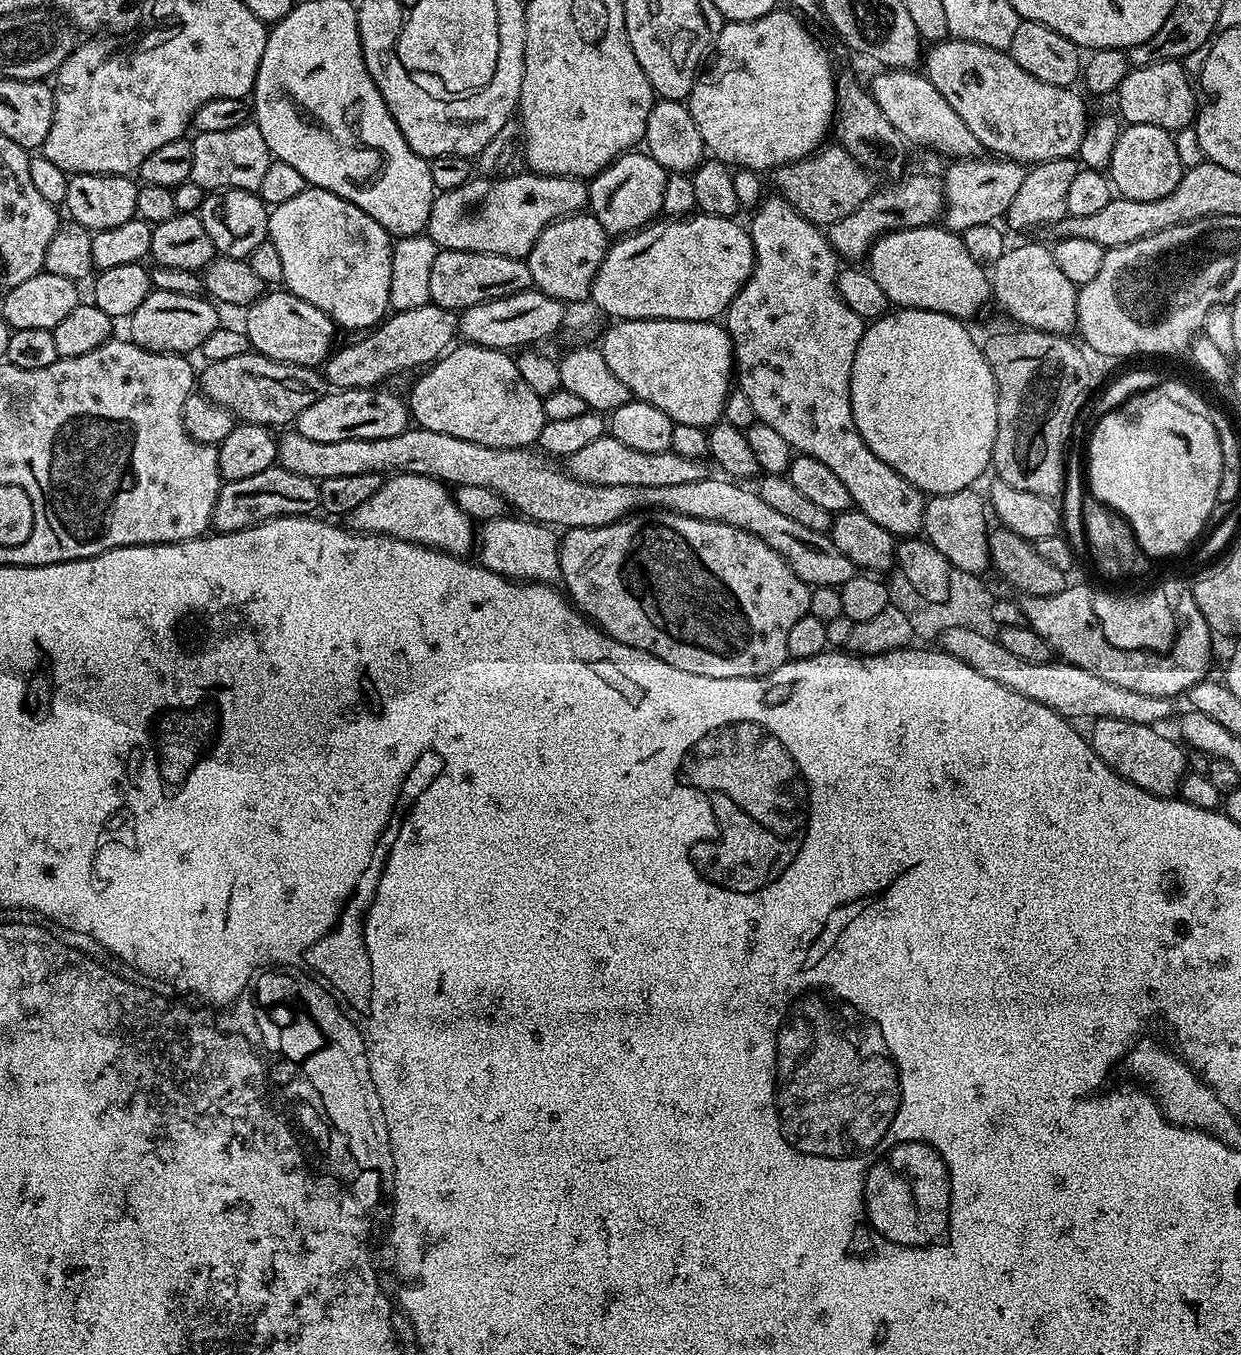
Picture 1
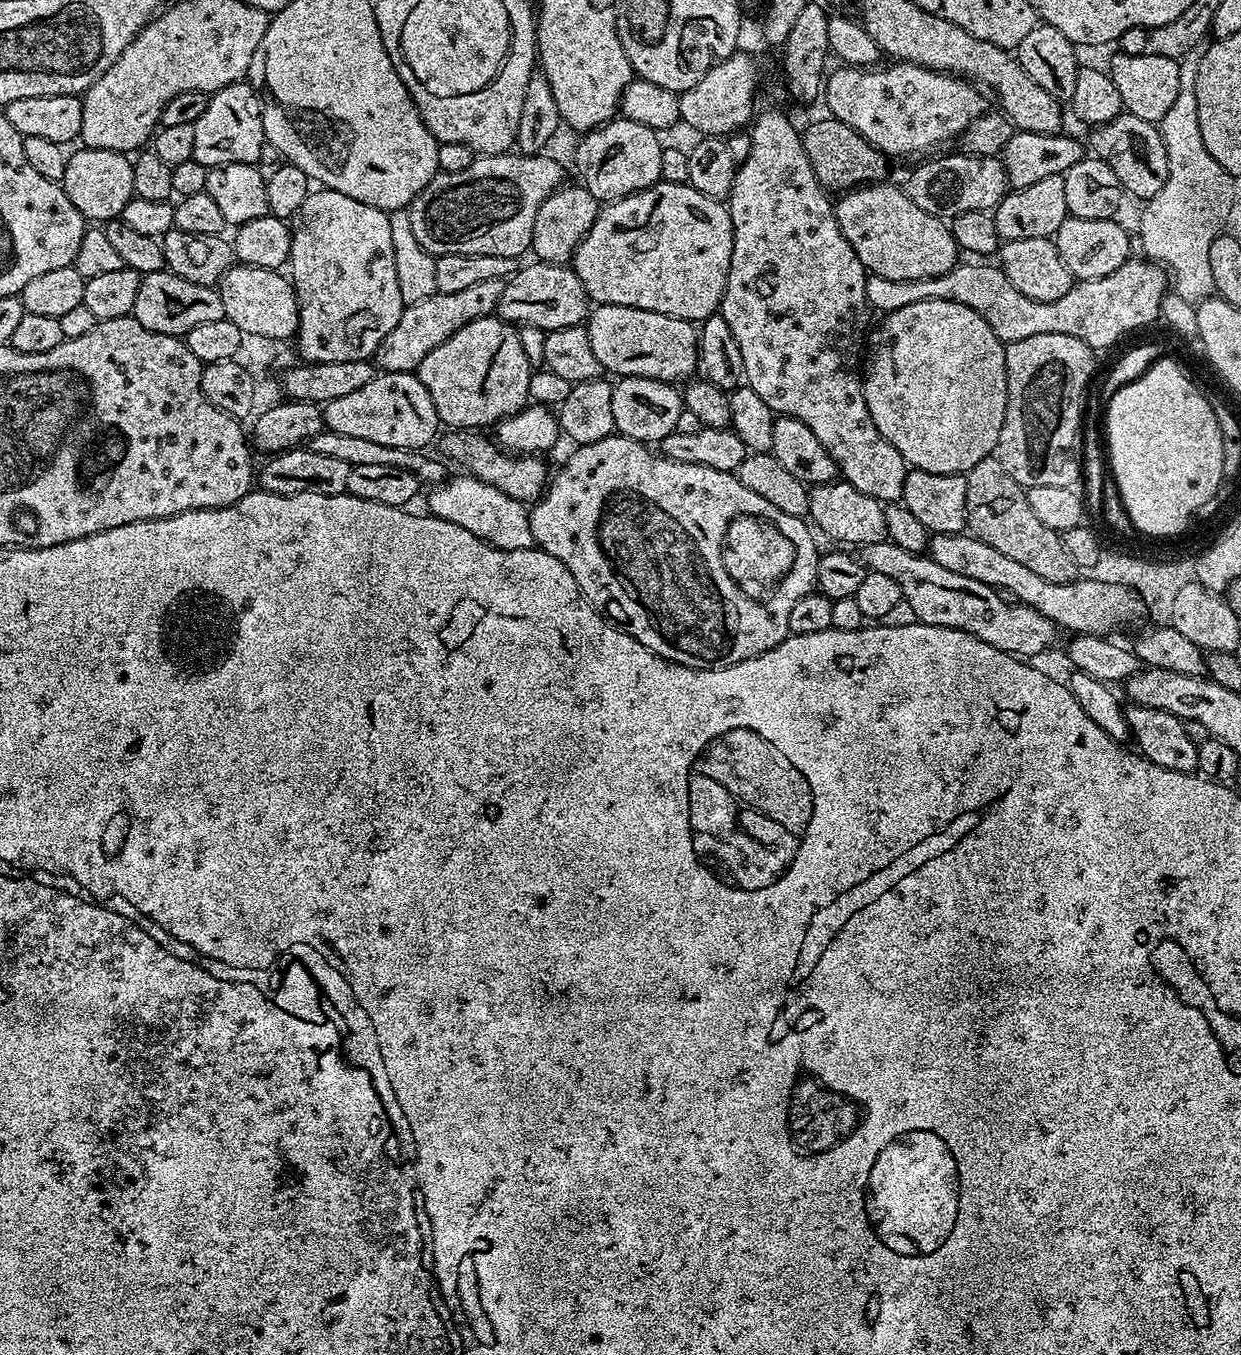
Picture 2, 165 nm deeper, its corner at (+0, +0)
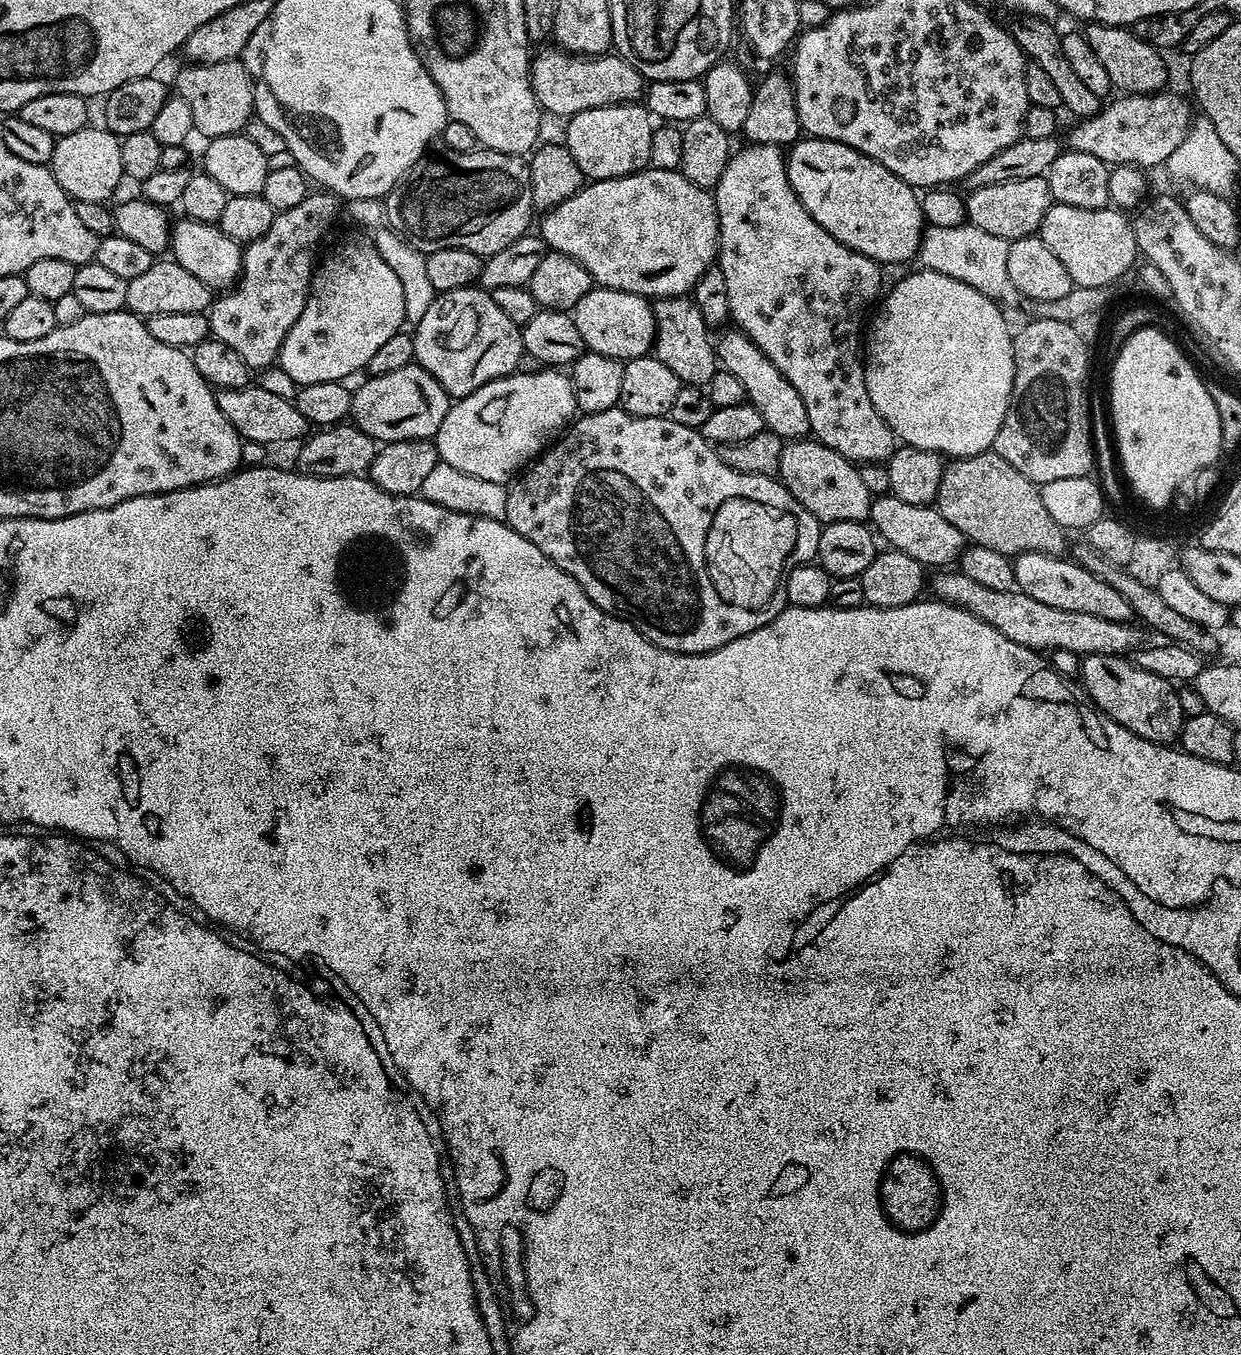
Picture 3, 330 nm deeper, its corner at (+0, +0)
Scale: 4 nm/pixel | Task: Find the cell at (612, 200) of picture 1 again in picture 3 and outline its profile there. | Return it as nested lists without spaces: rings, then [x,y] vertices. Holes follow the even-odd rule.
[[[643,103],[602,106],[567,117],[563,143],[589,181],[622,178],[649,167],[653,127],[653,117]]]

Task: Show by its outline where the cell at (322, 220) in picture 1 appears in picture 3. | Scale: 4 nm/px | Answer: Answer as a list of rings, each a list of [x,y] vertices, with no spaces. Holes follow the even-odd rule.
[[[367,239],[352,240],[341,248],[336,248],[312,274],[312,286],[306,306],[302,314],[298,314],[298,322],[290,326],[286,338],[280,347],[278,367],[290,378],[294,378],[297,386],[314,382],[344,382],[355,372],[364,372],[370,358],[381,346],[386,346],[394,334],[405,327],[404,303],[402,302],[402,285],[394,275],[394,270],[382,262],[382,254]]]

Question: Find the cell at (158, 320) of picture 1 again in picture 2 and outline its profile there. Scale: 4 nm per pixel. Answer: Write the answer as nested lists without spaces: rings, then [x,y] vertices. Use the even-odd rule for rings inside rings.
[[[167,270],[141,275],[130,315],[142,326],[146,326],[146,330],[181,338],[187,337],[188,332],[202,322],[225,319],[222,298],[215,287],[207,288],[186,282],[186,278],[178,278]]]

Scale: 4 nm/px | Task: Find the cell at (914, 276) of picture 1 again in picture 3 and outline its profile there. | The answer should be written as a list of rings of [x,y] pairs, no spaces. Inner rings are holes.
[[[801,138],[797,140],[795,144],[787,149],[786,159],[788,161],[790,186],[794,190],[794,194],[798,194],[802,206],[806,206],[810,218],[814,218],[814,222],[818,222],[818,226],[822,226],[822,230],[826,230],[834,238],[838,238],[838,242],[842,242],[850,250],[854,250],[866,258],[875,260],[881,266],[889,264],[904,266],[907,265],[907,260],[911,261],[915,257],[916,252],[920,249],[920,238],[924,235],[926,227],[926,221],[920,209],[920,196],[917,189],[912,188],[906,182],[902,182],[902,178],[898,178],[890,170],[886,170],[886,166],[882,166],[882,162],[878,162],[874,158],[870,158],[866,154],[862,154],[858,150],[854,150],[837,140],[818,140],[815,138]]]

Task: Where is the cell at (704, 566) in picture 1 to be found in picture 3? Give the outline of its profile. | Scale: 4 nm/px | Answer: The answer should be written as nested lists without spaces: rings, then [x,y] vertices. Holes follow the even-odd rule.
[[[617,406],[610,410],[590,412],[572,420],[567,431],[508,488],[504,520],[518,534],[522,534],[522,538],[534,542],[534,546],[538,546],[538,550],[542,550],[546,558],[550,558],[559,568],[566,570],[566,574],[570,574],[570,578],[574,578],[574,582],[582,586],[582,590],[594,606],[598,606],[611,616],[620,616],[624,620],[632,621],[632,625],[659,648],[671,652],[702,654],[718,650],[726,646],[726,642],[742,638],[766,626],[777,614],[784,611],[788,604],[786,578],[790,570],[799,565],[799,562],[794,562],[794,552],[798,552],[800,526],[792,530],[792,512],[798,514],[796,520],[800,518],[802,528],[810,528],[810,544],[812,540],[818,540],[822,527],[820,521],[814,518],[814,514],[810,514],[810,510],[801,506],[798,498],[794,498],[794,494],[790,494],[790,490],[786,490],[786,486],[781,484],[776,476],[742,474],[726,466],[719,451],[709,444],[700,431],[690,426],[682,426],[682,422],[674,422],[671,415],[642,418]],[[732,494],[736,494],[736,500],[726,504],[726,498]],[[742,494],[748,494],[748,498],[744,500]],[[760,500],[766,500],[768,506]]]

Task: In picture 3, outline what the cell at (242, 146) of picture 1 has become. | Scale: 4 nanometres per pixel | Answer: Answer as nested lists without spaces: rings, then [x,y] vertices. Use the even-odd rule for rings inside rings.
[[[243,59],[214,62],[213,64],[192,64],[176,76],[175,91],[190,106],[194,118],[193,129],[204,138],[213,140],[219,136],[235,136],[243,133],[248,119],[253,119],[252,75],[245,70]]]

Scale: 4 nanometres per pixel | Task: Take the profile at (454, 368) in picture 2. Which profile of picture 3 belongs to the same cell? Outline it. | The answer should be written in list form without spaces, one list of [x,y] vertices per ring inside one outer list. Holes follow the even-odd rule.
[[[473,286],[441,292],[434,298],[434,302],[430,302],[430,310],[426,310],[426,315],[415,324],[411,333],[416,355],[415,363],[425,368],[447,390],[449,397],[459,398],[474,394],[479,387],[488,382],[516,372],[518,358],[525,355],[520,330],[521,325],[510,322],[510,318],[502,314],[498,302],[494,302],[491,291]]]

